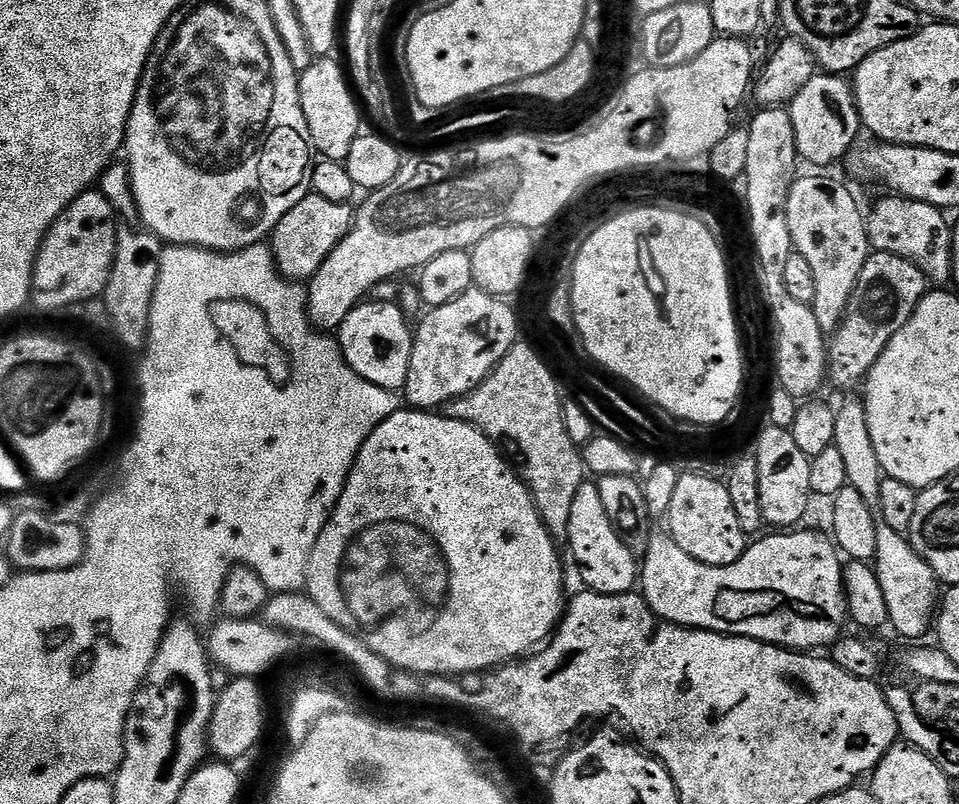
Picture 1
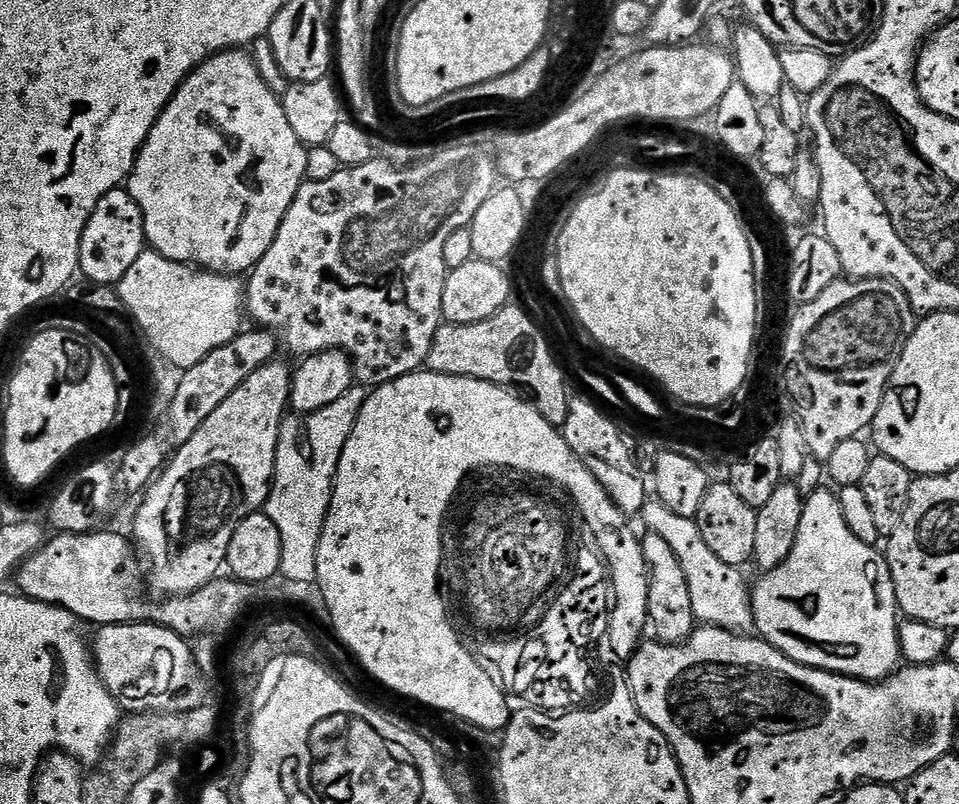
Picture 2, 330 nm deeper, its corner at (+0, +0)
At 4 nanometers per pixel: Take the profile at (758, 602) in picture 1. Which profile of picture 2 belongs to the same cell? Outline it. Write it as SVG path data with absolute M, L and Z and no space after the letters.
M821 486L805 499L802 522L798 522L798 538L794 538L794 550L790 550L790 554L786 558L786 562L782 562L782 566L763 573L759 578L761 580L754 584L750 592L752 597L752 623L755 631L760 631L757 633L782 654L786 654L794 662L805 664L808 668L820 668L823 672L835 672L837 676L852 676L856 680L869 682L886 680L893 672L897 671L902 660L900 643L898 642L898 609L896 607L894 582L888 569L885 553L879 547L862 542L862 538L854 538L850 526L846 526L846 518L842 518L840 498L835 491L827 492L827 487Z

